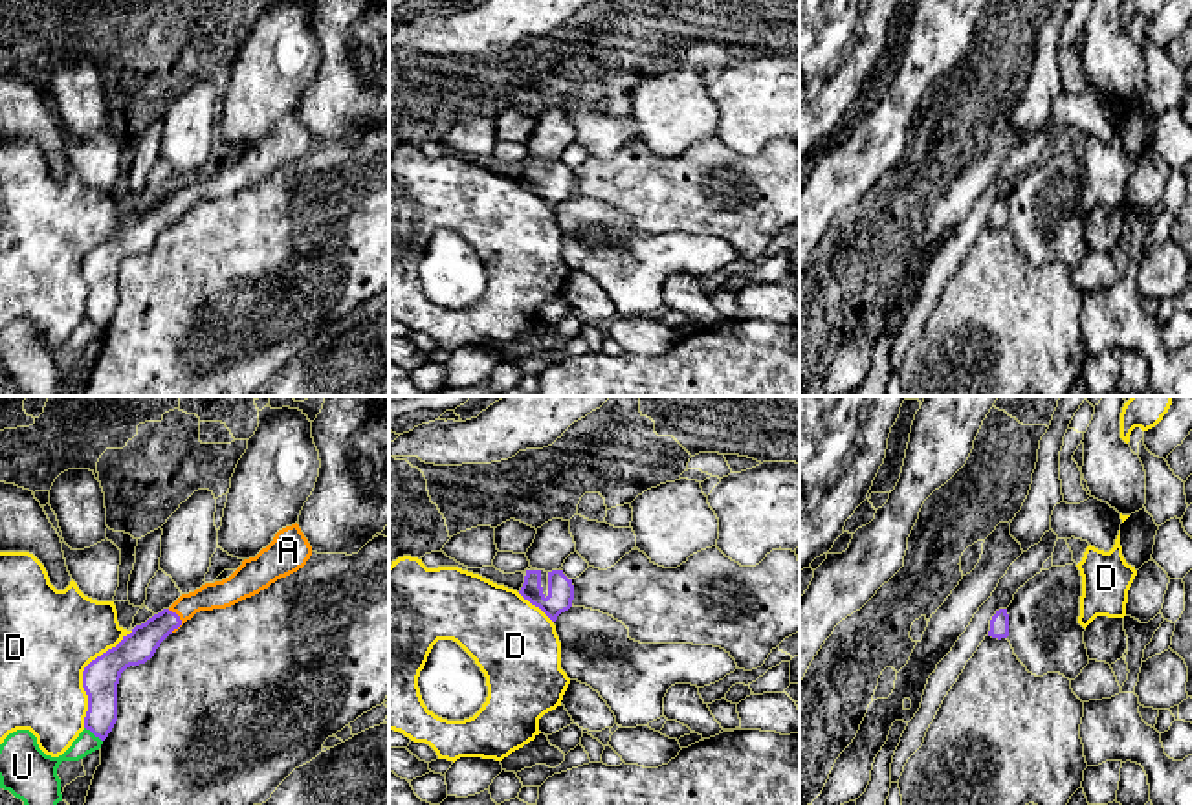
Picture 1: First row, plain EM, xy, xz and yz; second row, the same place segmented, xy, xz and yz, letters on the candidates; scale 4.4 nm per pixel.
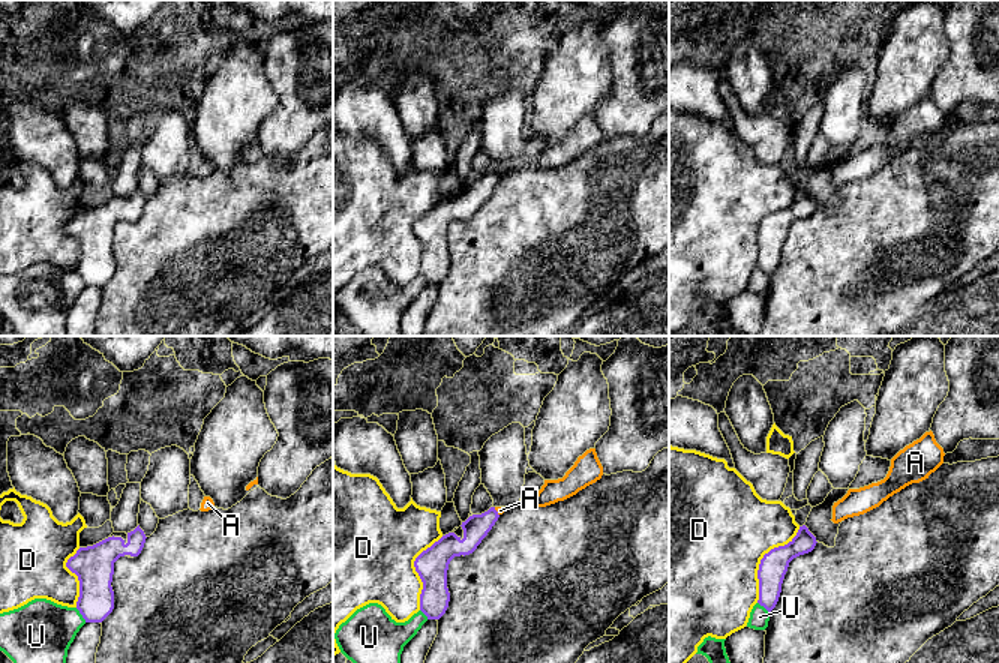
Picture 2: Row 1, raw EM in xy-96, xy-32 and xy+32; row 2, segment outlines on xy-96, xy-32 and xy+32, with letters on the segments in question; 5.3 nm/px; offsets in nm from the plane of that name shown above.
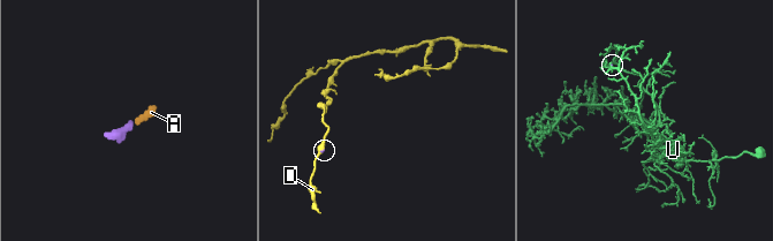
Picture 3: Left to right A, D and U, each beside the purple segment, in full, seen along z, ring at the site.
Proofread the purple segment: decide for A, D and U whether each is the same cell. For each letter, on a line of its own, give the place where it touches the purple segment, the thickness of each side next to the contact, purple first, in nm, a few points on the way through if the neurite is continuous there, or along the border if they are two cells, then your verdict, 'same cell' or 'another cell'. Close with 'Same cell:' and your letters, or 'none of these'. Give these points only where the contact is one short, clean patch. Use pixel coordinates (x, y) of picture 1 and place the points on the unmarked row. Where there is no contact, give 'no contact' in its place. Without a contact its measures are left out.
A: xy (178, 208) | 140/120 nm | across xy (140, 235), (162, 213), (178, 208), (195, 191), (226, 182) | same cell
D: xy (83, 263) | 160/420 nm | another cell
U: xy (94, 323) | 160/90 nm | along xy (85, 316), (101, 330) | another cell
Same cell: A

